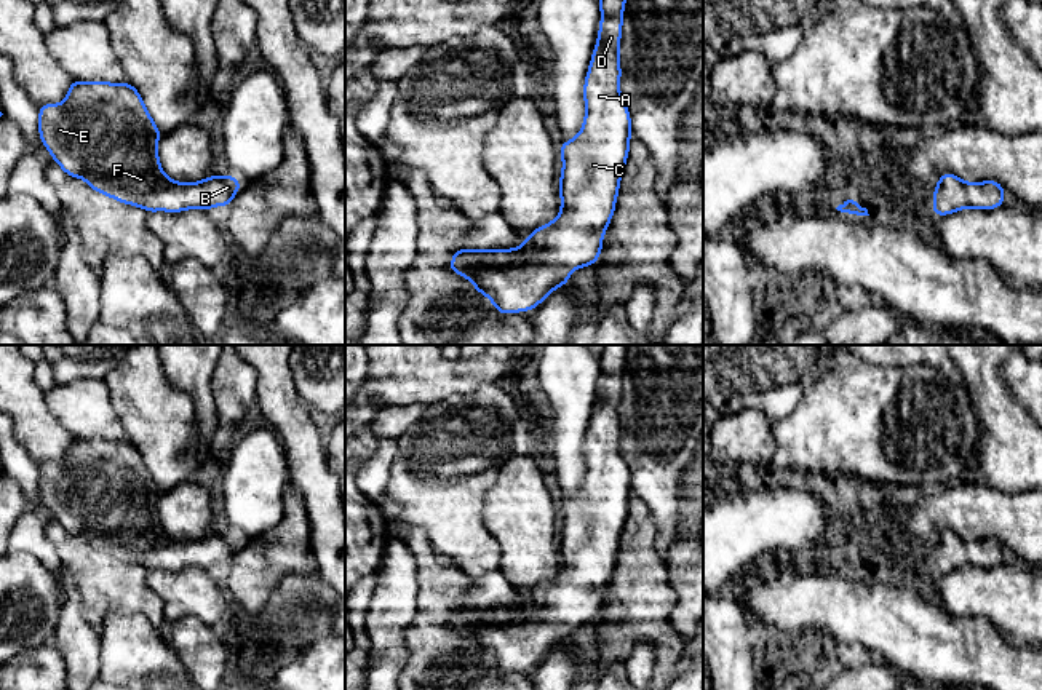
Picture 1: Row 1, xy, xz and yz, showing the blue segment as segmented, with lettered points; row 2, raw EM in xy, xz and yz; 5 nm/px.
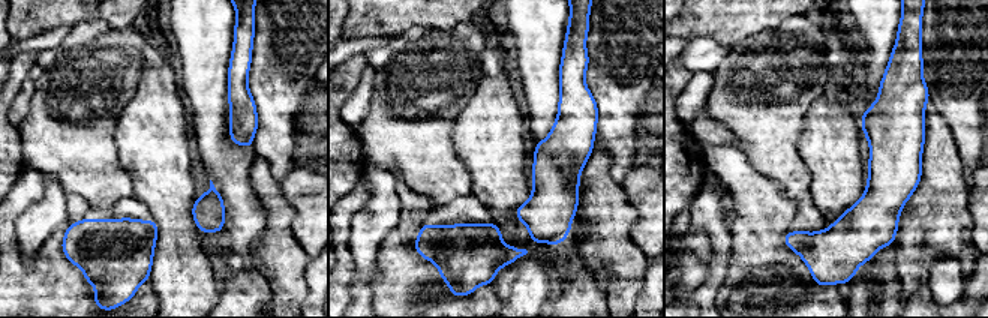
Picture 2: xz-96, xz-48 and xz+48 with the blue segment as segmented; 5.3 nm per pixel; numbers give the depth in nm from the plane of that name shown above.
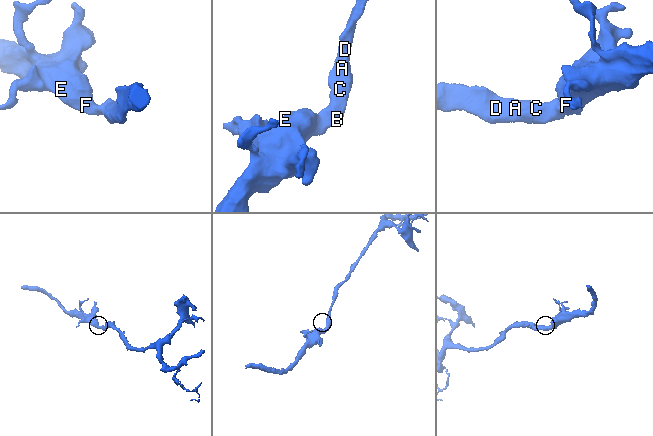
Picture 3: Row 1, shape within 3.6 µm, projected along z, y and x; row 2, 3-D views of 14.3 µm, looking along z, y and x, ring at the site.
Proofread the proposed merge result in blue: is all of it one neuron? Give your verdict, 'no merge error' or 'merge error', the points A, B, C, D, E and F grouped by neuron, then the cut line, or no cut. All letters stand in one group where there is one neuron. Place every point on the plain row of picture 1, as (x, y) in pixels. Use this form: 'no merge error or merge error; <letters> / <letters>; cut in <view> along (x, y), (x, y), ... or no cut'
no merge error; A B C D E F; no cut

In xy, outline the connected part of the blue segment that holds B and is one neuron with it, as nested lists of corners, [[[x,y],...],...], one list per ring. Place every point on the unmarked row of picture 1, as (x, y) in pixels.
[[[72,438],[67,455],[61,462],[38,463],[38,492],[53,519],[70,535],[83,537],[93,548],[123,562],[139,564],[149,572],[155,569],[182,570],[185,567],[209,569],[230,564],[240,548],[237,533],[193,540],[176,540],[163,529],[158,518],[160,487],[152,478],[142,454],[129,441]]]

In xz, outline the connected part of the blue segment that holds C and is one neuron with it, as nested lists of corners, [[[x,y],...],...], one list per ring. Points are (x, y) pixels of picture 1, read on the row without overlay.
[[[604,345],[598,361],[601,380],[583,441],[583,484],[574,497],[559,503],[563,529],[558,540],[561,554],[558,575],[532,588],[519,605],[487,609],[463,605],[451,613],[449,628],[470,637],[479,652],[489,655],[500,672],[535,666],[551,648],[569,640],[572,628],[595,623],[603,609],[604,589],[615,569],[633,490],[630,468],[620,454],[618,406],[626,345]]]

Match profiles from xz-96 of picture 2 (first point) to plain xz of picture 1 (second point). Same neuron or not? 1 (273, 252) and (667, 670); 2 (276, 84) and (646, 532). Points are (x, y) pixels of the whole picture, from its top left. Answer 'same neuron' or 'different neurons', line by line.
1: same neuron
2: different neurons

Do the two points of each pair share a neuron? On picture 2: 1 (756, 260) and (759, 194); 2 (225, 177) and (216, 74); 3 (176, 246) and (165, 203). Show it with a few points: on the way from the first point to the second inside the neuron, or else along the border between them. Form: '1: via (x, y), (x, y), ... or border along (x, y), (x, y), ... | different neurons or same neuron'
1: via (759, 243), (759, 210) | same neuron
2: via (218, 152), (213, 143), (213, 99) | same neuron
3: via (176, 236), (173, 213) | same neuron

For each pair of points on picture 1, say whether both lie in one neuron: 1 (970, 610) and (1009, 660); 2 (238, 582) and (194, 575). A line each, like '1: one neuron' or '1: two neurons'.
1: two neurons
2: two neurons

